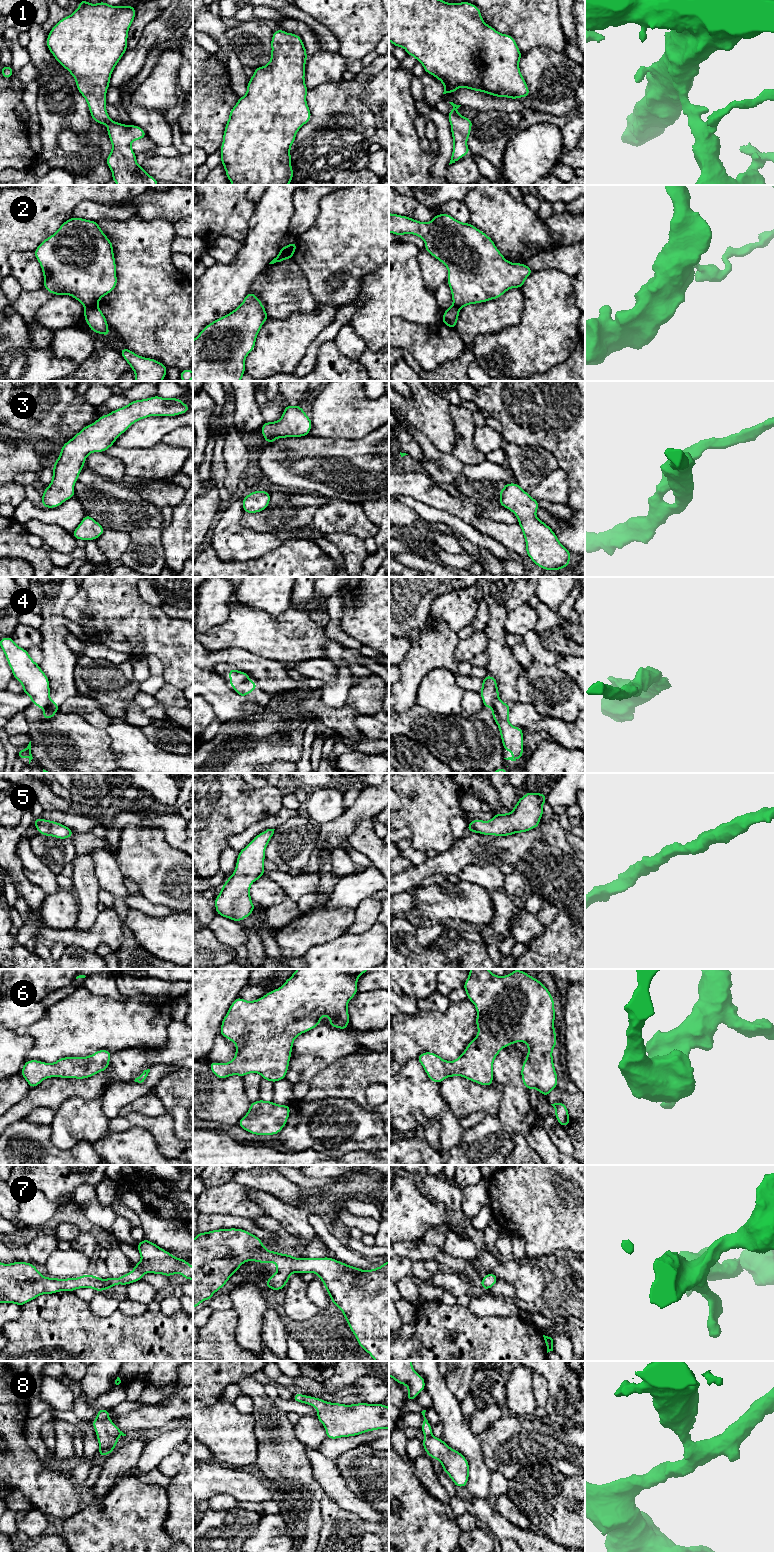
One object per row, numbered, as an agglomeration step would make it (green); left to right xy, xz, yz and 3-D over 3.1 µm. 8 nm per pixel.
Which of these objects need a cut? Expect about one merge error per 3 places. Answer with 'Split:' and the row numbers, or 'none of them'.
Split: 2, 4

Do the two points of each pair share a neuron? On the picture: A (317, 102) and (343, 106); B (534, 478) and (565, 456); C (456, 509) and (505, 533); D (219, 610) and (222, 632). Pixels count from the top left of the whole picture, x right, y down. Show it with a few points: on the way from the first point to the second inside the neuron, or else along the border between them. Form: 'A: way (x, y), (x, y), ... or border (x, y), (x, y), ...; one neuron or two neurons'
A: way (323, 102), (337, 106); one neuron
B: border (540, 446), (545, 448), (555, 458), (559, 466); two neurons
C: way (468, 513), (482, 525), (493, 529); one neuron
D: border (229, 610), (228, 617), (222, 623), (203, 633); two neurons

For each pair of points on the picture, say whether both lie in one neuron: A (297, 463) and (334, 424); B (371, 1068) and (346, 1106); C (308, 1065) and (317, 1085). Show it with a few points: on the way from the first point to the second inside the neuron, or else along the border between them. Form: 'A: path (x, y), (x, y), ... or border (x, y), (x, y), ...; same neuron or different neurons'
A: border (309, 434), (315, 437), (345, 439); different neurons
B: border (328, 1097), (351, 1098), (361, 1106); different neurons
C: border (333, 1063), (322, 1069), (308, 1082); different neurons

